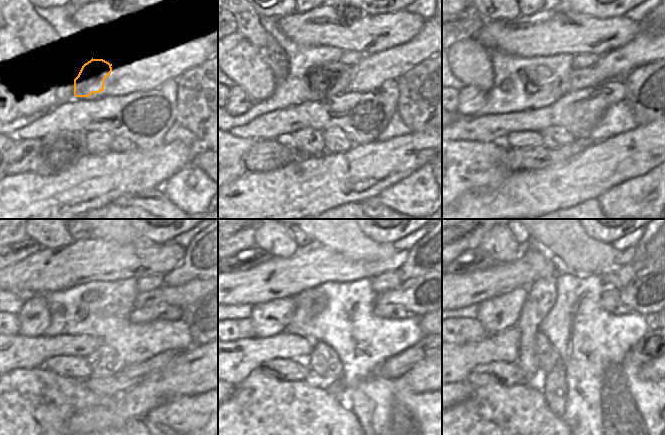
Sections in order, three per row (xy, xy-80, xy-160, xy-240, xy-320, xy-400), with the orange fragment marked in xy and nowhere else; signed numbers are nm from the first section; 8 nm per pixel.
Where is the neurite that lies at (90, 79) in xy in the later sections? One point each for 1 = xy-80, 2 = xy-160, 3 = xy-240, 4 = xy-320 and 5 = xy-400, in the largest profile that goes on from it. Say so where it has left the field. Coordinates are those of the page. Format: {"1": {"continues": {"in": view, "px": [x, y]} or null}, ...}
{"1": {"continues": {"in": "xy-80", "px": [340, 77]}}, "2": {"continues": {"in": "xy-160", "px": [577, 79]}}, "3": {"continues": {"in": "xy-240", "px": [184, 295]}}, "4": {"continues": {"in": "xy-320", "px": [420, 295]}}, "5": {"continues": {"in": "xy-400", "px": [645, 294]}}}

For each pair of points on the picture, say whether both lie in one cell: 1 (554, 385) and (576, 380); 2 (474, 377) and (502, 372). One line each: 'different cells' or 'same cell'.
1: different cells
2: same cell

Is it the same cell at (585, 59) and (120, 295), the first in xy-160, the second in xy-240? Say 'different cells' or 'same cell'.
different cells

